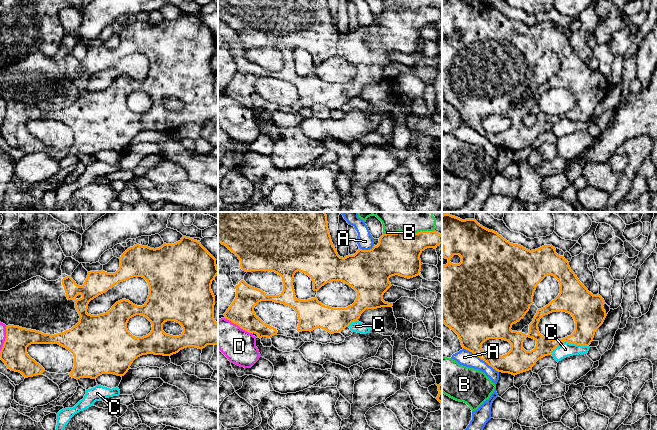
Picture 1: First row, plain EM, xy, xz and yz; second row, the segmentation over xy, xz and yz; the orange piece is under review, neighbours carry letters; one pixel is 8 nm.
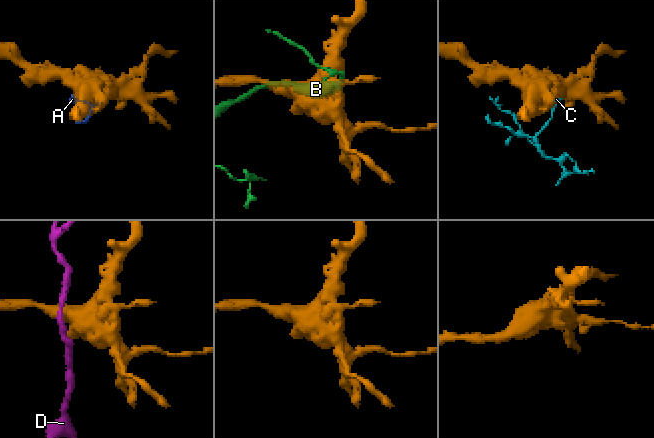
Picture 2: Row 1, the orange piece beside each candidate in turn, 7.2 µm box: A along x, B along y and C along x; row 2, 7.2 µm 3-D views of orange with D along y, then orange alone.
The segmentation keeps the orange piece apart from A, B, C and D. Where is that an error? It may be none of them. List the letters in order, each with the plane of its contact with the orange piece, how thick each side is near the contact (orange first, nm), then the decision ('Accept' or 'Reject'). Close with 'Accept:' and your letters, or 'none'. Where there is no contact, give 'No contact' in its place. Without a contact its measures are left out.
A: Touches orange in yz. Thickness 280 nm (orange) against 130 nm. Reject
B: Touches orange in xz. Thickness 340 nm (orange) against 80 nm. Reject
C: Touches orange in yz. Thickness 220 nm (orange) against 120 nm. Reject
D: Touches orange in xz. Thickness 200 nm (orange) against 280 nm. Reject
Accept: none

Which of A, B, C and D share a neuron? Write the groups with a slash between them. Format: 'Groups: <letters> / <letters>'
Groups: A / B / C / D

